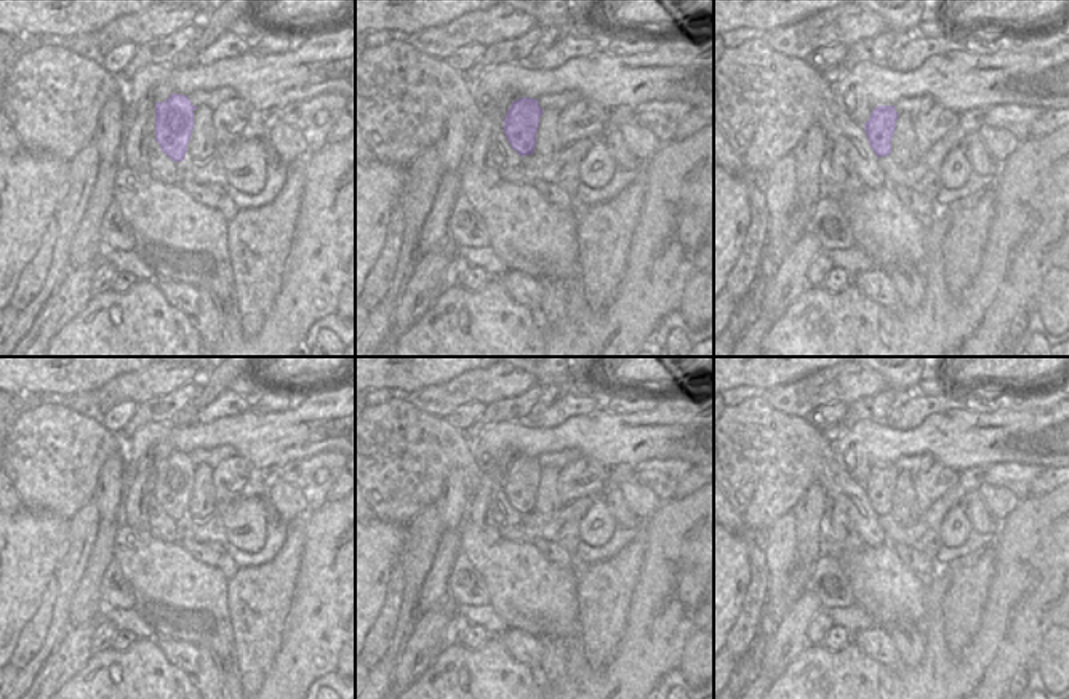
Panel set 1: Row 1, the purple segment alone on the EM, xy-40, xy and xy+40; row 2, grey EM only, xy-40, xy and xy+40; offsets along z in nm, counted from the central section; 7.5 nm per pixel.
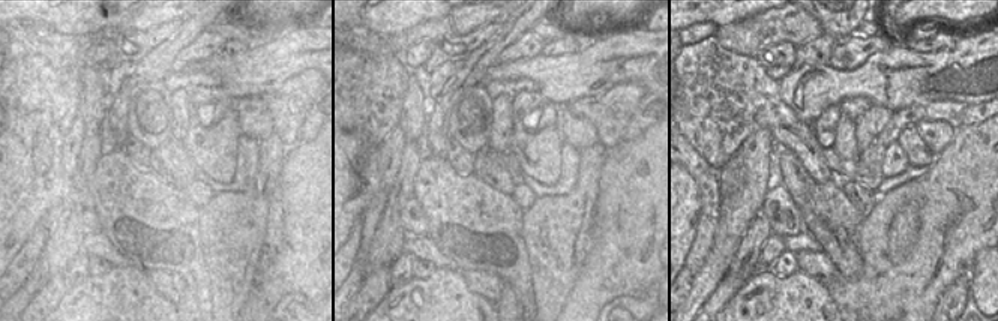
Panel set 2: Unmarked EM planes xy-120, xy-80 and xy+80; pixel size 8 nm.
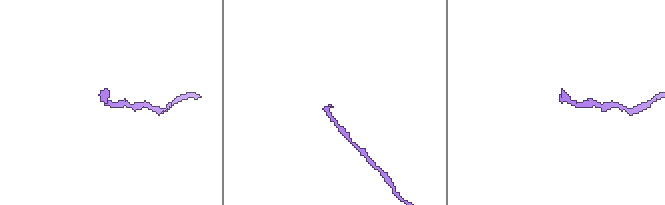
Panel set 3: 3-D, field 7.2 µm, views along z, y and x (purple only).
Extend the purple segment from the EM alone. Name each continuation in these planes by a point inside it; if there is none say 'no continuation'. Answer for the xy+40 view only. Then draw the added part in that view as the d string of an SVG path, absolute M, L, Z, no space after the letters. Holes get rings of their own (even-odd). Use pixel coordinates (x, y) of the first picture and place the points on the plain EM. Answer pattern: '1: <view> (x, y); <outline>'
no continuation

